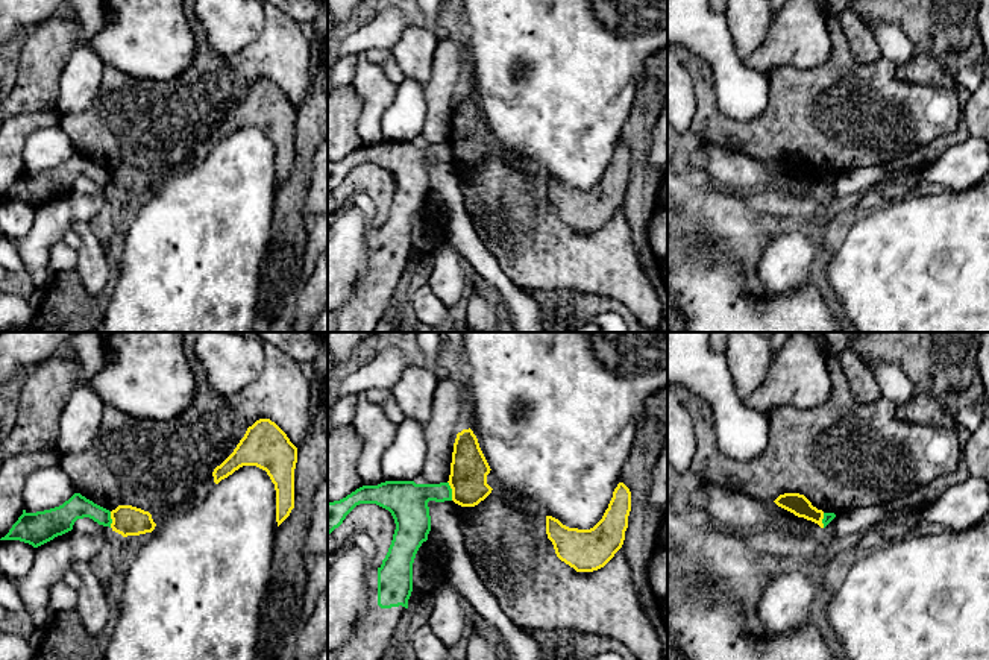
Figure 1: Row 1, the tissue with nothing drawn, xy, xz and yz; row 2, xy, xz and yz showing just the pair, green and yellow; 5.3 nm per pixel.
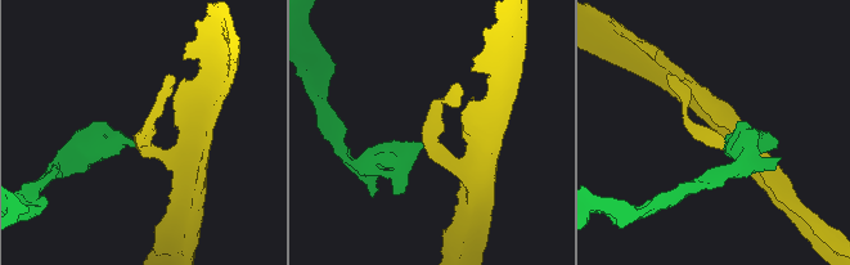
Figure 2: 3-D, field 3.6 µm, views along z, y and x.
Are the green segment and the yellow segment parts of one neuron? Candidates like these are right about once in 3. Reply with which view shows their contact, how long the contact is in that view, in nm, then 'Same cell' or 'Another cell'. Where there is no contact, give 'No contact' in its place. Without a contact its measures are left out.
Touches green in xz. Shared border 110 nm. Another cell

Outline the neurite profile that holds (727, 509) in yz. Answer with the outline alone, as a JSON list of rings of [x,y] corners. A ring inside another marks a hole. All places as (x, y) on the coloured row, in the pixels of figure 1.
[[[704,481],[708,504],[704,519],[717,528],[737,530],[745,534],[768,528],[783,528],[799,537],[821,537],[822,528],[804,517],[751,496],[730,490],[714,481]]]

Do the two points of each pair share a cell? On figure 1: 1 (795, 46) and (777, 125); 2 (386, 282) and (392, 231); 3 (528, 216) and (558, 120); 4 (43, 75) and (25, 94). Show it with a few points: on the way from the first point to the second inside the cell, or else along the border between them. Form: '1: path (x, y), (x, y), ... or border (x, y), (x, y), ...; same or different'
1: border (825, 61), (810, 69), (775, 66), (766, 75); different
2: path (386, 270), (392, 243); same
3: border (530, 164), (546, 175); different
4: path (38, 79), (29, 90); same

